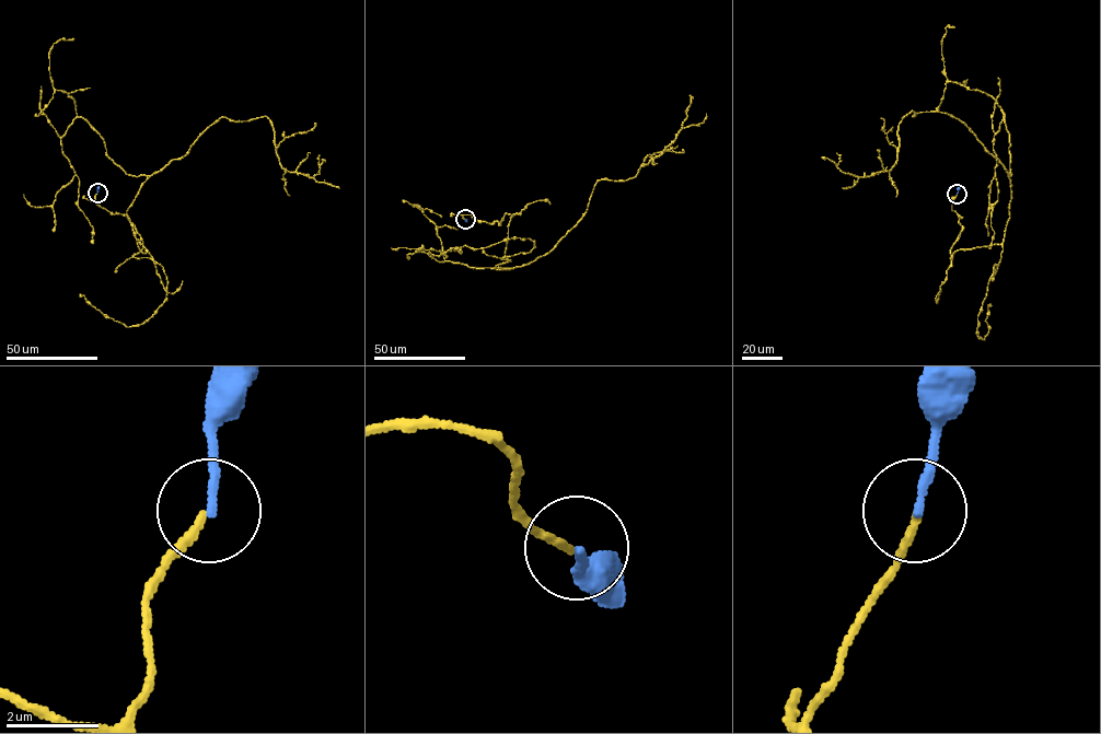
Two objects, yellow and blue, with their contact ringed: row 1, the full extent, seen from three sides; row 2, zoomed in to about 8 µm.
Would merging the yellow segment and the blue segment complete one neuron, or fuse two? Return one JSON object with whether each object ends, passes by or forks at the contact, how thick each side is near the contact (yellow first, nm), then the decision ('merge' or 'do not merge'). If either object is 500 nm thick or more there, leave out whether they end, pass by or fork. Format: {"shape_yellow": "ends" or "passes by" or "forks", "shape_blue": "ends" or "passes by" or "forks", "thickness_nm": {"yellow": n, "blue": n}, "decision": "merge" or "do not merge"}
{"shape_yellow": "ends", "shape_blue": "ends", "thickness_nm": {"yellow": 170, "blue": 180}, "decision": "merge"}

